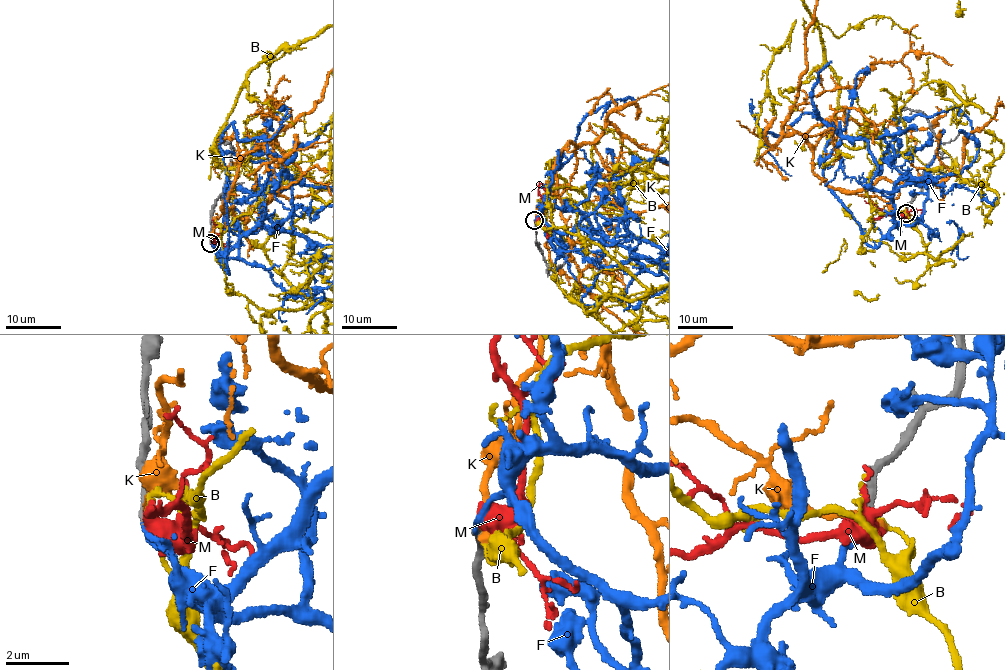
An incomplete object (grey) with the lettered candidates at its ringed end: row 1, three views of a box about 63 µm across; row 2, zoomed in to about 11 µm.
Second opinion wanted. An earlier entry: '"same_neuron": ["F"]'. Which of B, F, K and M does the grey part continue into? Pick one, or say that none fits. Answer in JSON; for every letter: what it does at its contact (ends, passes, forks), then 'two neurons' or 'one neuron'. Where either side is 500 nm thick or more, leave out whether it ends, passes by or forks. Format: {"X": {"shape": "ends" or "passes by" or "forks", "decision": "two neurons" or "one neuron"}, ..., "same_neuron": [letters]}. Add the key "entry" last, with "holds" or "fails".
{"B": {"shape": "ends", "decision": "two neurons"}, "F": {"shape": "ends", "decision": "one neuron"}, "K": {"shape": "ends", "decision": "two neurons"}, "M": {"decision": "two neurons"}, "same_neuron": ["F"], "entry": "holds"}

